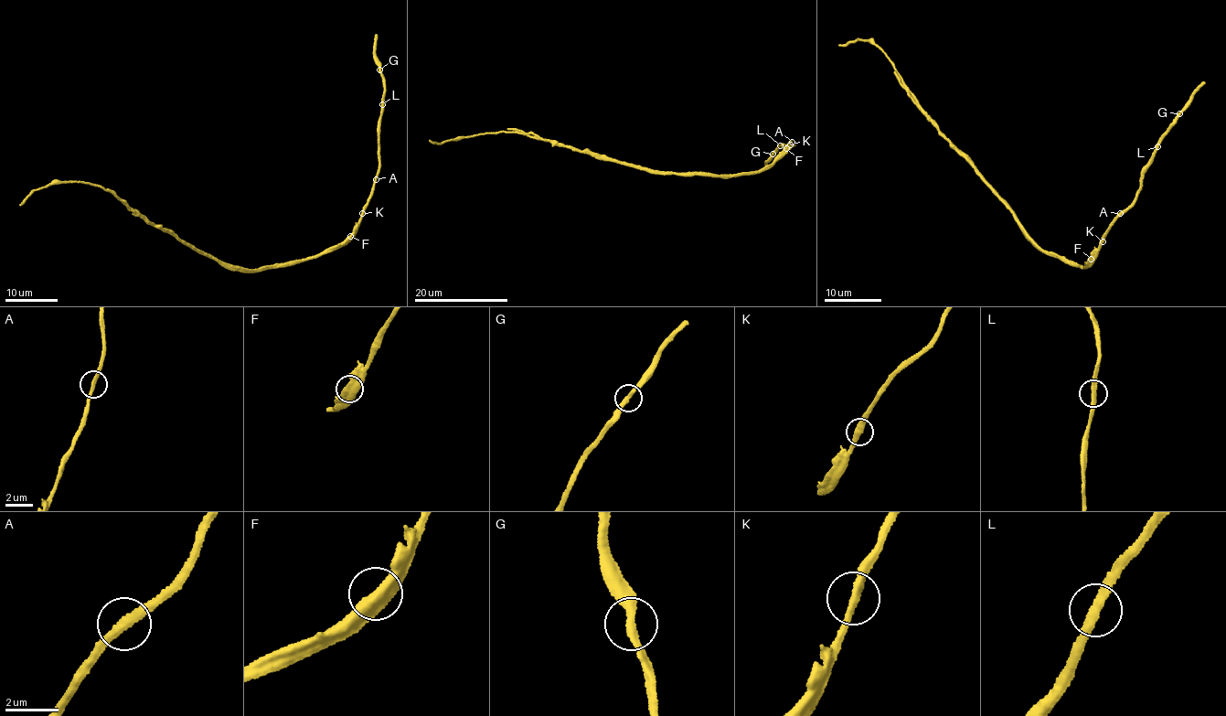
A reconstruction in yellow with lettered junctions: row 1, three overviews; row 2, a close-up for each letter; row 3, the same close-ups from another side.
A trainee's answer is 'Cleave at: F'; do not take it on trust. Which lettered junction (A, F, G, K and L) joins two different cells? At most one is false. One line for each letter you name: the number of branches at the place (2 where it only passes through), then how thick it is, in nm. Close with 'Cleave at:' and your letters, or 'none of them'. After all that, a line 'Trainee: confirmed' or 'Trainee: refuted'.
F: Branches: 2. Thickness 550 nm
Cleave at: F
Trainee: confirmed

